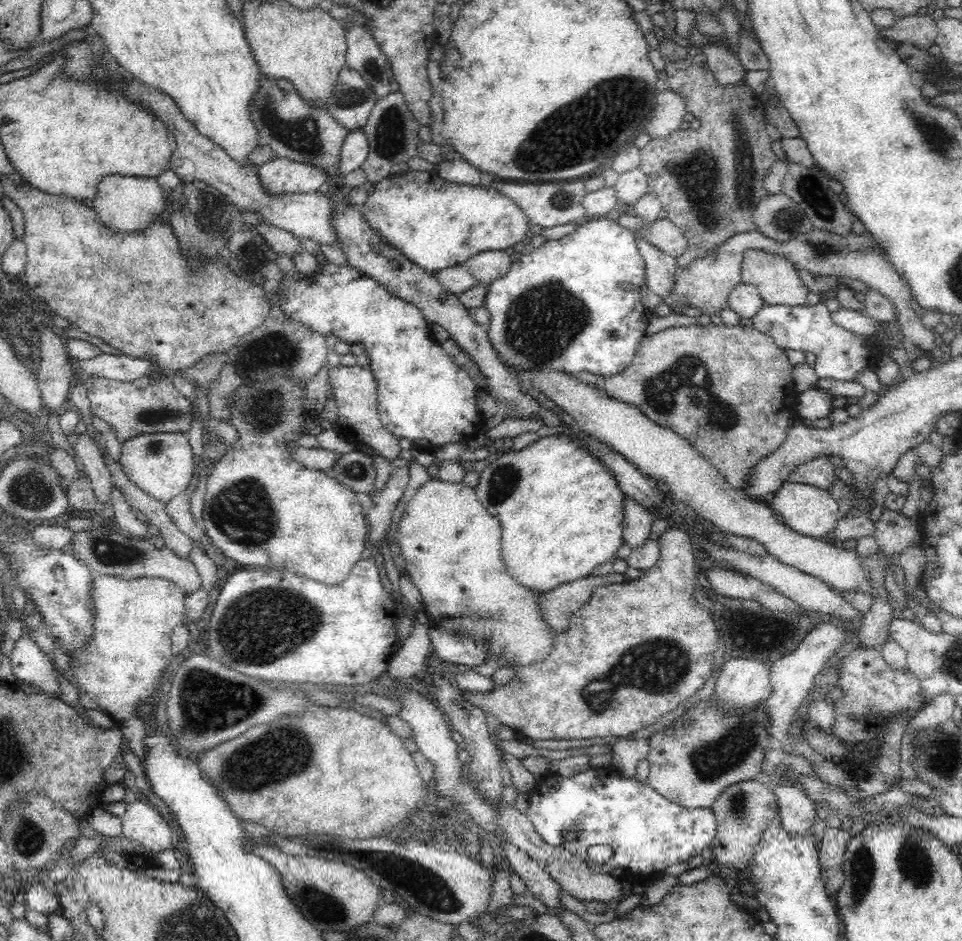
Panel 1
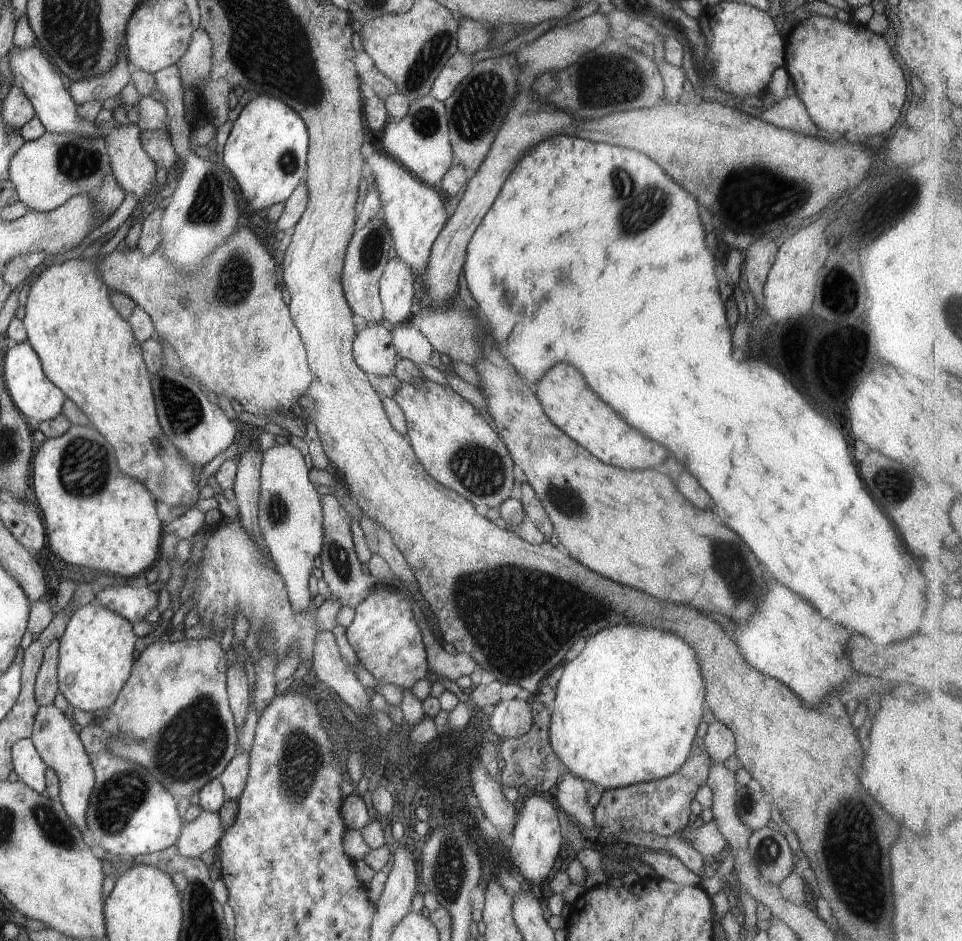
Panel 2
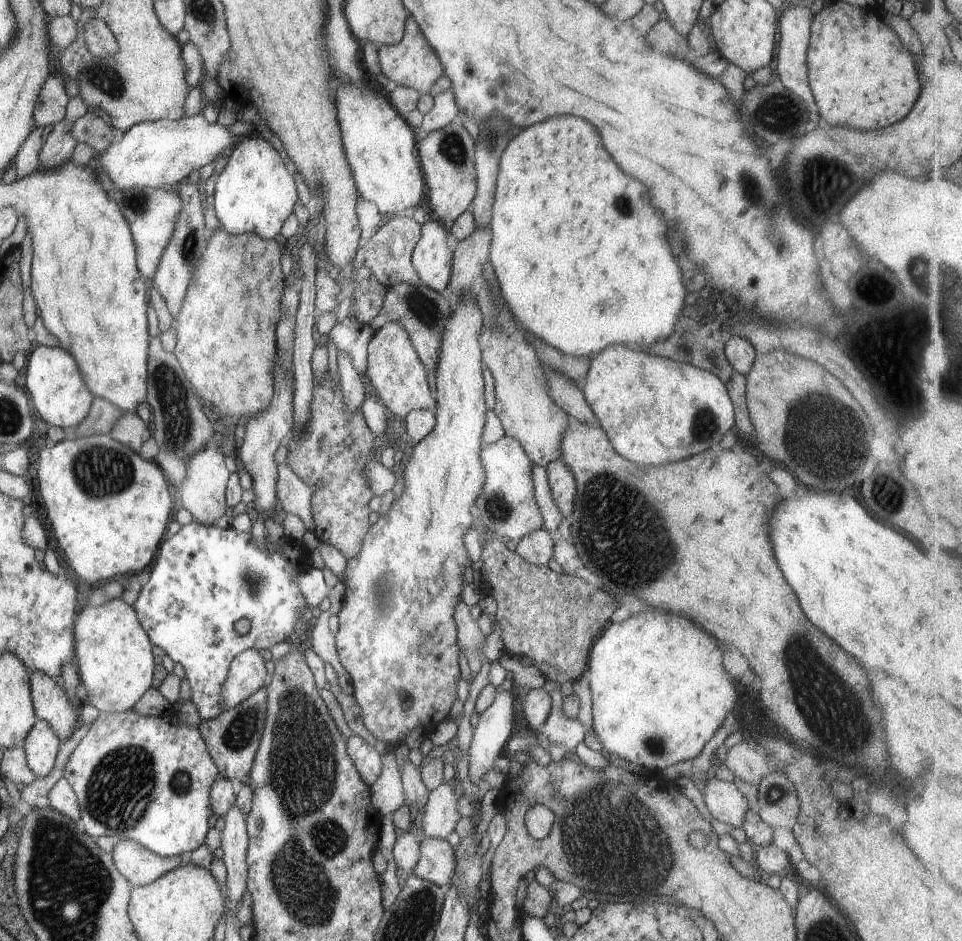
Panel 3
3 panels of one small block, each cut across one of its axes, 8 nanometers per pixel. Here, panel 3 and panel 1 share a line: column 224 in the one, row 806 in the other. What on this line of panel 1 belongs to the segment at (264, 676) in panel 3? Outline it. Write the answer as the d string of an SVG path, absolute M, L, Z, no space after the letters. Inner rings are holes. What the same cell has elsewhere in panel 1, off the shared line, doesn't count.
M704 700L688 709L684 714L686 720L678 724L676 728L660 729L651 735L650 748L645 758L650 764L650 773L646 783L668 801L680 805L682 808L710 808L716 796L728 788L730 784L742 782L742 780L756 779L763 770L764 746L771 746L766 724L766 706L724 717L724 711L718 711L716 703Z

